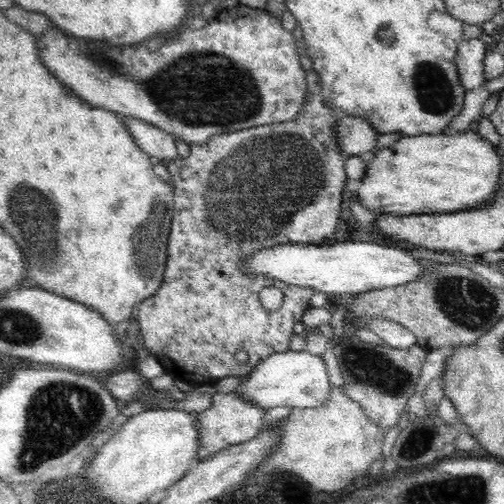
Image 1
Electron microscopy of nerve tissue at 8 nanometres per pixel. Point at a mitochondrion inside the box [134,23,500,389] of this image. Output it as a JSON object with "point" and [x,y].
{"point":[253,192]}

